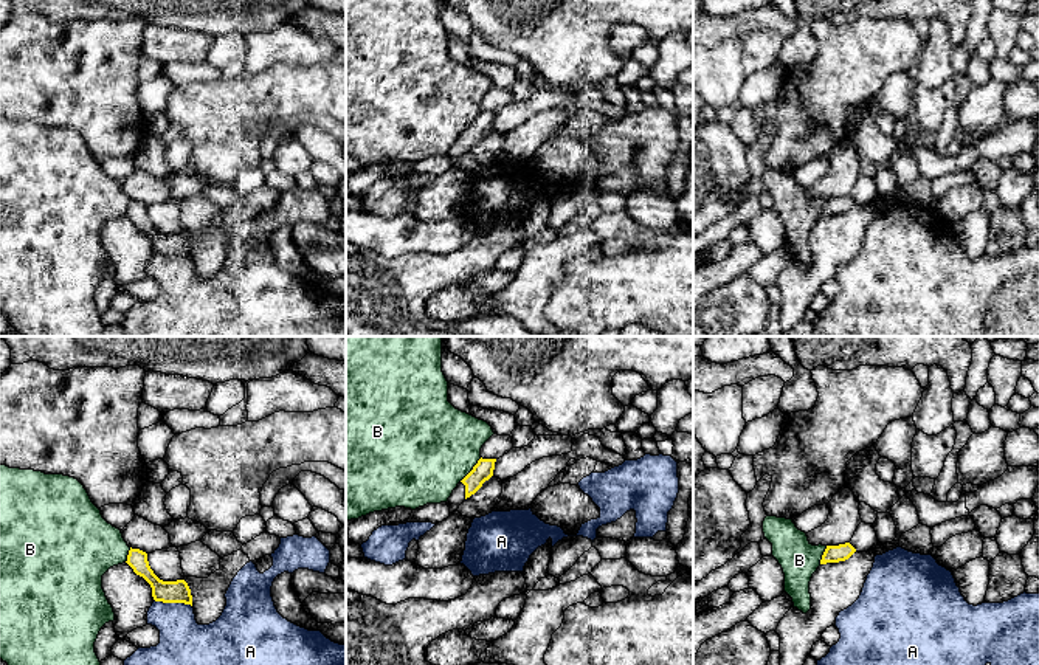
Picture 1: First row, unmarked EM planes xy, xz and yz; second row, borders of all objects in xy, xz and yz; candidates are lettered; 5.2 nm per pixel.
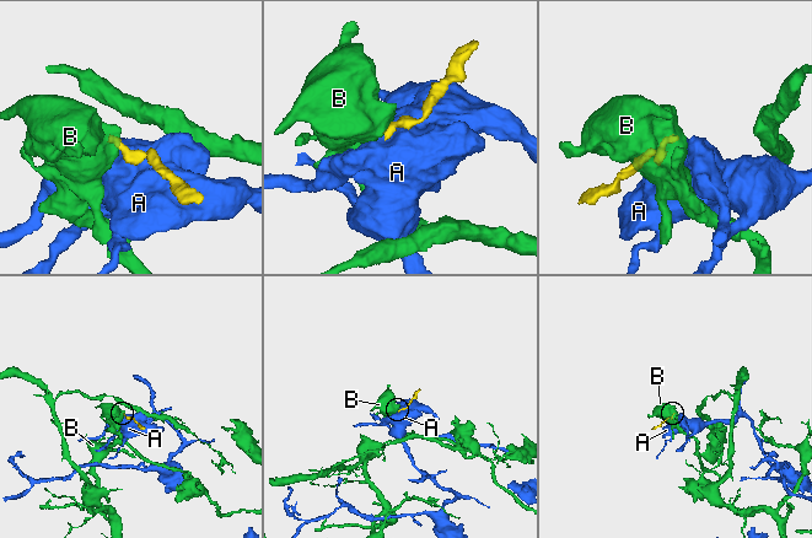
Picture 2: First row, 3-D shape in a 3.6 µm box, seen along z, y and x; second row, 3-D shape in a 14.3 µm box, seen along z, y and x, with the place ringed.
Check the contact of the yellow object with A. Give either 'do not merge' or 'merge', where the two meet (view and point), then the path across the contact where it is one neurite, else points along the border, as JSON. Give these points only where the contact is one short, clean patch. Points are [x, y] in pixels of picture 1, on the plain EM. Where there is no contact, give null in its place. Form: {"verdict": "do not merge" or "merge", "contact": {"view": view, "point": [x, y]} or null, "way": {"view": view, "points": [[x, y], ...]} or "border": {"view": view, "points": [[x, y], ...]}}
{"verdict": "do not merge", "contact": {"view": "xy", "point": [172, 254]}, "border": {"view": "xy", "points": [[154, 251], [188, 256], [191, 259]]}}

